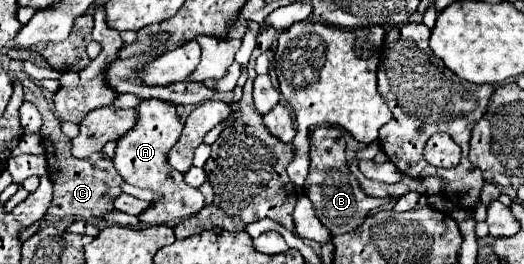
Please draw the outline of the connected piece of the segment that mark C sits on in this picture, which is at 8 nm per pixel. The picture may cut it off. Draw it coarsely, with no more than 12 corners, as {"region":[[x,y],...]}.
{"region":[[23,81],[43,119],[53,183],[47,213],[101,217],[123,179],[111,159],[71,155],[41,87]]}

